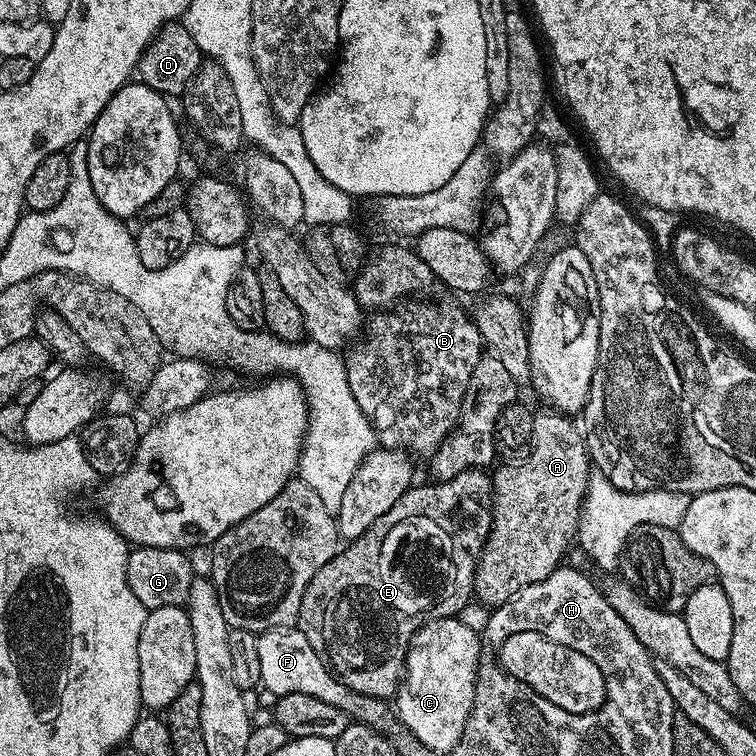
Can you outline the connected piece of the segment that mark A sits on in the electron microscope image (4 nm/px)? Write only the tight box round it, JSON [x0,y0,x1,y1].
[474,410,590,606]

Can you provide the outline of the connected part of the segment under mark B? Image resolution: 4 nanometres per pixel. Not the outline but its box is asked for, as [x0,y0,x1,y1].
[346,300,482,460]

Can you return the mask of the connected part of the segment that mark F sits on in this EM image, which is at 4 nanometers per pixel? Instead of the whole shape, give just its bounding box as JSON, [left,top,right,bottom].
[256,627,388,730]

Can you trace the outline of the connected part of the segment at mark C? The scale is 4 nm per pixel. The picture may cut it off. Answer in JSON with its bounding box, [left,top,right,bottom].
[394,618,481,754]

